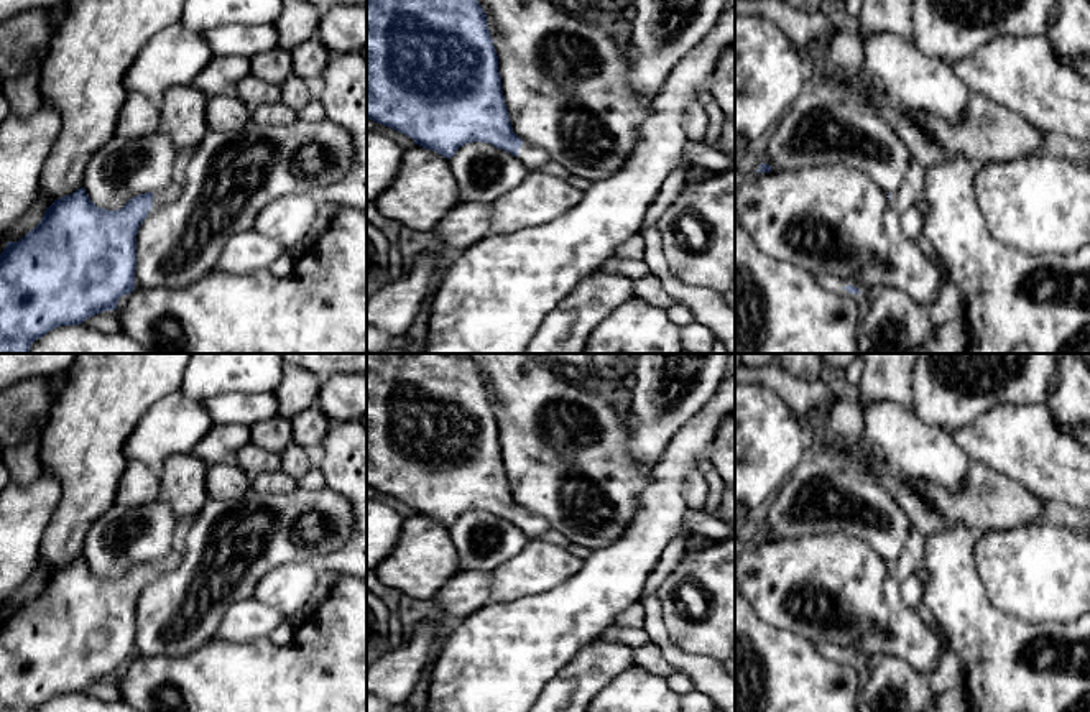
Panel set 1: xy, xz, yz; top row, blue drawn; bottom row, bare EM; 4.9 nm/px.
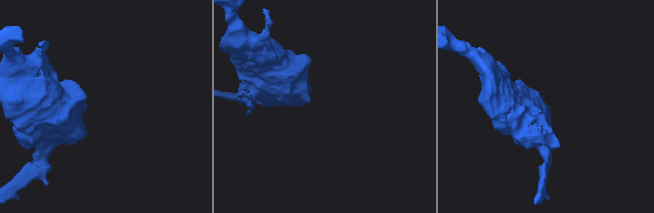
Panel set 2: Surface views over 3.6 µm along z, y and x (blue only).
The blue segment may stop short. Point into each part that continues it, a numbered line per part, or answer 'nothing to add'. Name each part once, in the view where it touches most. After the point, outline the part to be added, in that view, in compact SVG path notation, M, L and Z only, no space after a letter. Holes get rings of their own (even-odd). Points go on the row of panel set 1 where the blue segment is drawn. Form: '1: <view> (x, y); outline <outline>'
1: xy (170, 194); outline M176 183L163 191L153 191L153 209L150 210L150 214L156 212L164 204L174 202L179 197L179 194L181 186Z

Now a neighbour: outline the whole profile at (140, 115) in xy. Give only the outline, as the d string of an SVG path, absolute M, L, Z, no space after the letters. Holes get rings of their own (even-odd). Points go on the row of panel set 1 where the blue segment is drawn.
M128 92L117 117L117 135L136 138L153 135L161 125L159 104L136 92Z

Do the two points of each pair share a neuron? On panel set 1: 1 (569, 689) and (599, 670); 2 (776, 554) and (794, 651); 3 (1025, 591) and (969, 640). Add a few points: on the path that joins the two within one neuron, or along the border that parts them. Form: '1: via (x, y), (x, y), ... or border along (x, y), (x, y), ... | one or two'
1: via (576, 684), (592, 670) | one
2: border along (757, 614), (765, 622), (789, 628), (814, 645) | two
3: border along (980, 579), (985, 596), (993, 604), (1039, 624) | two

